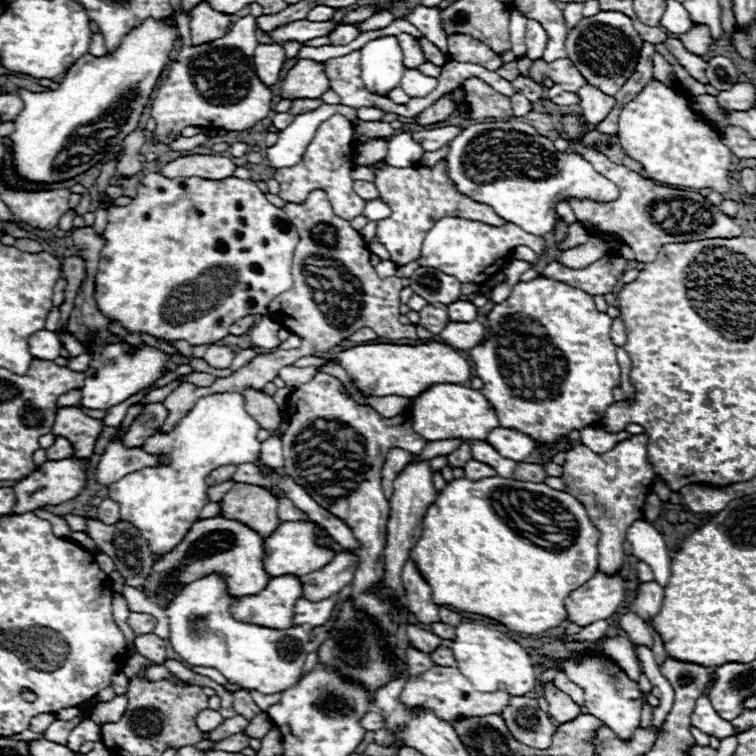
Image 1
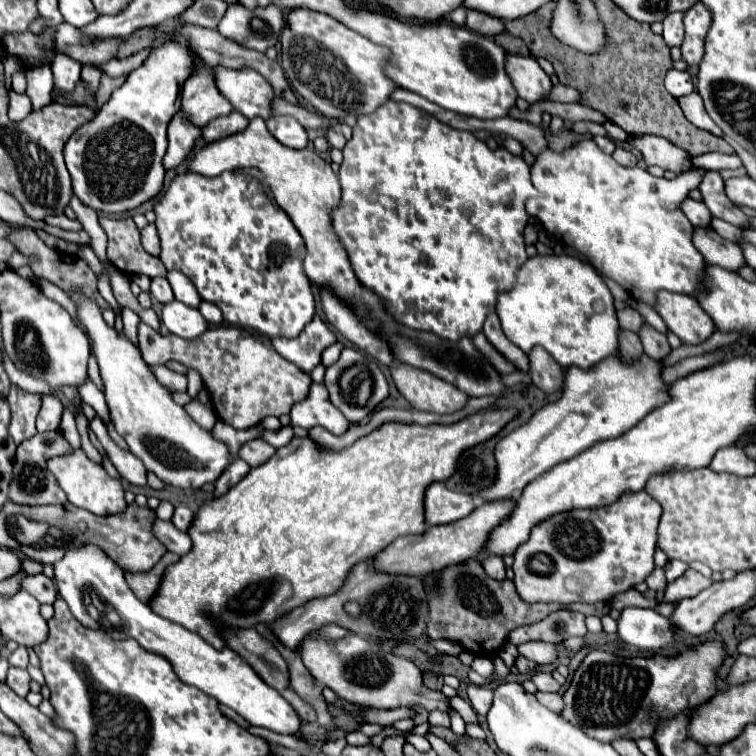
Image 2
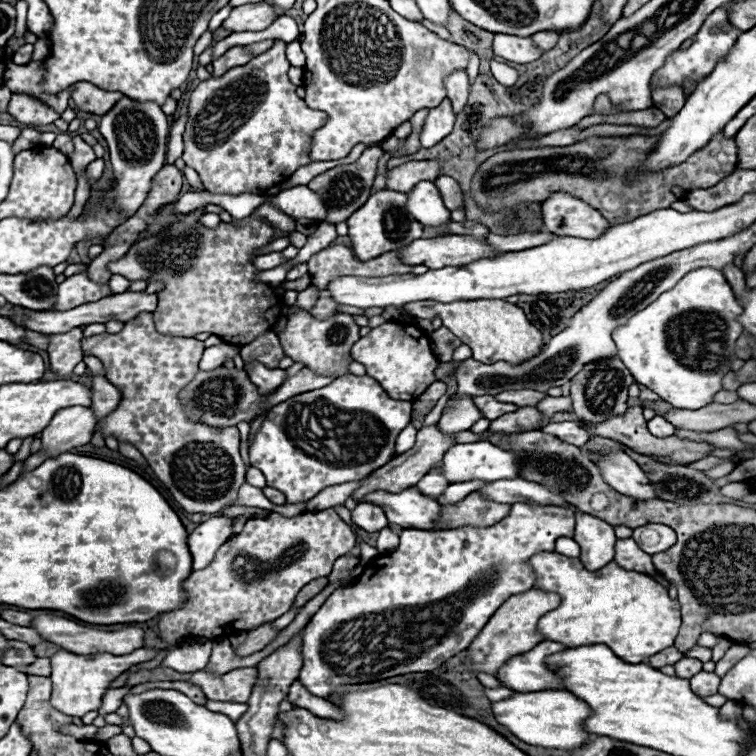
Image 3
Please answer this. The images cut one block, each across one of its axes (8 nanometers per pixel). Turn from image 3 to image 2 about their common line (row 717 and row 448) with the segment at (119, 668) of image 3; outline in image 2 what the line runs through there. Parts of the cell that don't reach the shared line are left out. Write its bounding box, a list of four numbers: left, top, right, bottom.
[48,448,126,516]

